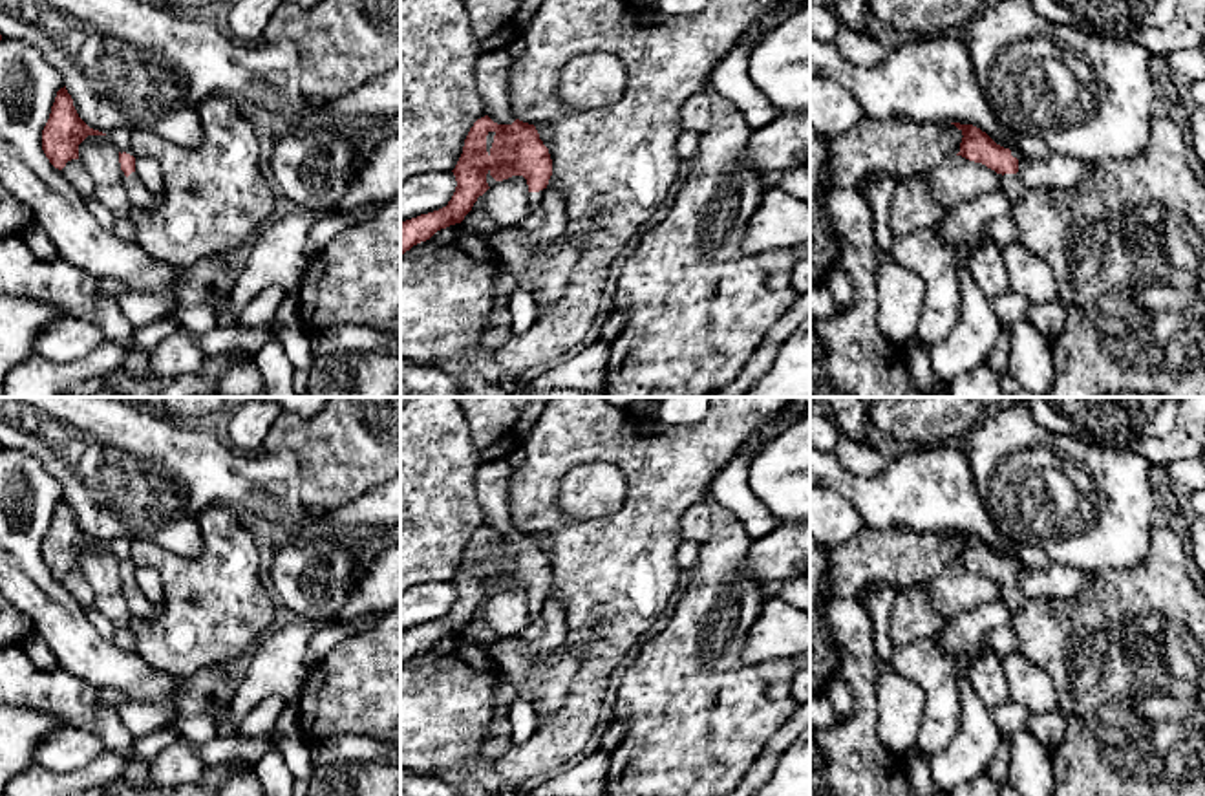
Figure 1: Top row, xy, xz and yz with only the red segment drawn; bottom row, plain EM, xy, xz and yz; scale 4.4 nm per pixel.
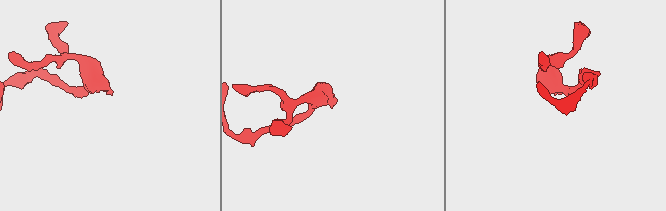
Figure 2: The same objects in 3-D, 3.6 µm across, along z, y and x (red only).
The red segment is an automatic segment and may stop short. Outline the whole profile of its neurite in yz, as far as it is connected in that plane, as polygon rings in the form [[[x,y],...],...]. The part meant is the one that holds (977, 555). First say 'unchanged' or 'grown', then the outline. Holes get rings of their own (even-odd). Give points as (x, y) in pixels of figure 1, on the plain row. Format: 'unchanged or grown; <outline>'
grown; [[[951,532],[962,542],[960,562],[969,571],[982,573],[1004,587],[1002,598],[1013,613],[1018,613],[1028,602],[1017,586],[1018,571],[1026,567],[1018,558],[1004,558],[997,554],[986,542],[973,534]]]

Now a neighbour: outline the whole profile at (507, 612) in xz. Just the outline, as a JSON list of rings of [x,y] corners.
[[[512,586],[492,595],[483,604],[481,620],[497,637],[517,635],[530,622],[527,589],[523,586]]]

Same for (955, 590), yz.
[[[962,565],[945,567],[934,578],[914,586],[925,591],[933,609],[944,619],[954,619],[1004,595],[1002,584]]]

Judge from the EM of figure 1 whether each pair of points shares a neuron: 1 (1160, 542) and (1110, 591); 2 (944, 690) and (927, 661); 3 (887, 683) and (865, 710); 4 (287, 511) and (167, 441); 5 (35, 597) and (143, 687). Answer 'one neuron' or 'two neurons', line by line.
1: one neuron
2: one neuron
3: two neurons
4: one neuron
5: one neuron

